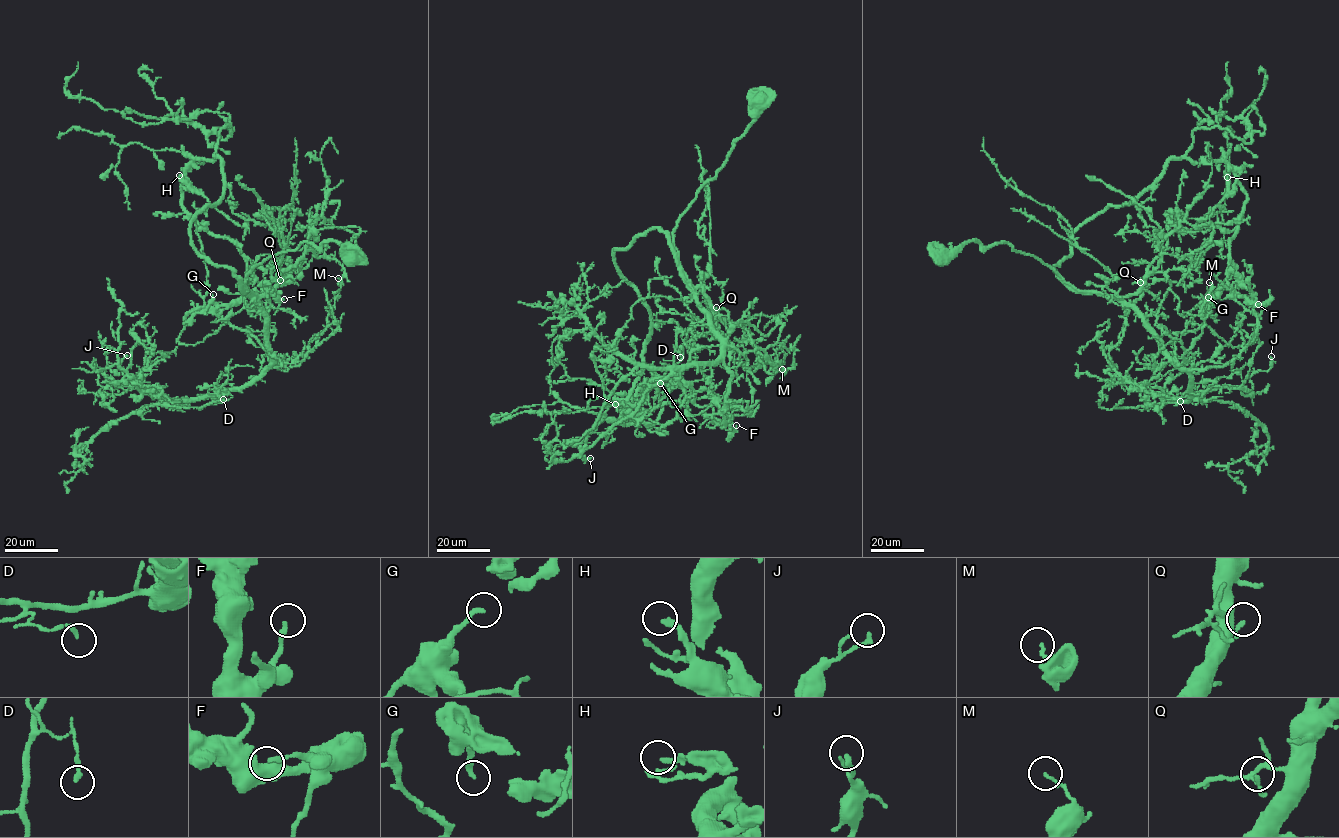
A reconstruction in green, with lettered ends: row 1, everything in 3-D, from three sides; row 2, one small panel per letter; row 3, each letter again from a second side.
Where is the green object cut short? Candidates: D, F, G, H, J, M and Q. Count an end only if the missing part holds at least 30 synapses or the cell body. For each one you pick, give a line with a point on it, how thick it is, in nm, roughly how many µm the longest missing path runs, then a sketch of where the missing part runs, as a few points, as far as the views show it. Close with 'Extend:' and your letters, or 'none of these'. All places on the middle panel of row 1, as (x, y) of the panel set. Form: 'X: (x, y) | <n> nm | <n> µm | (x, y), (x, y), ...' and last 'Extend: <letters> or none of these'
Extend: none of these

